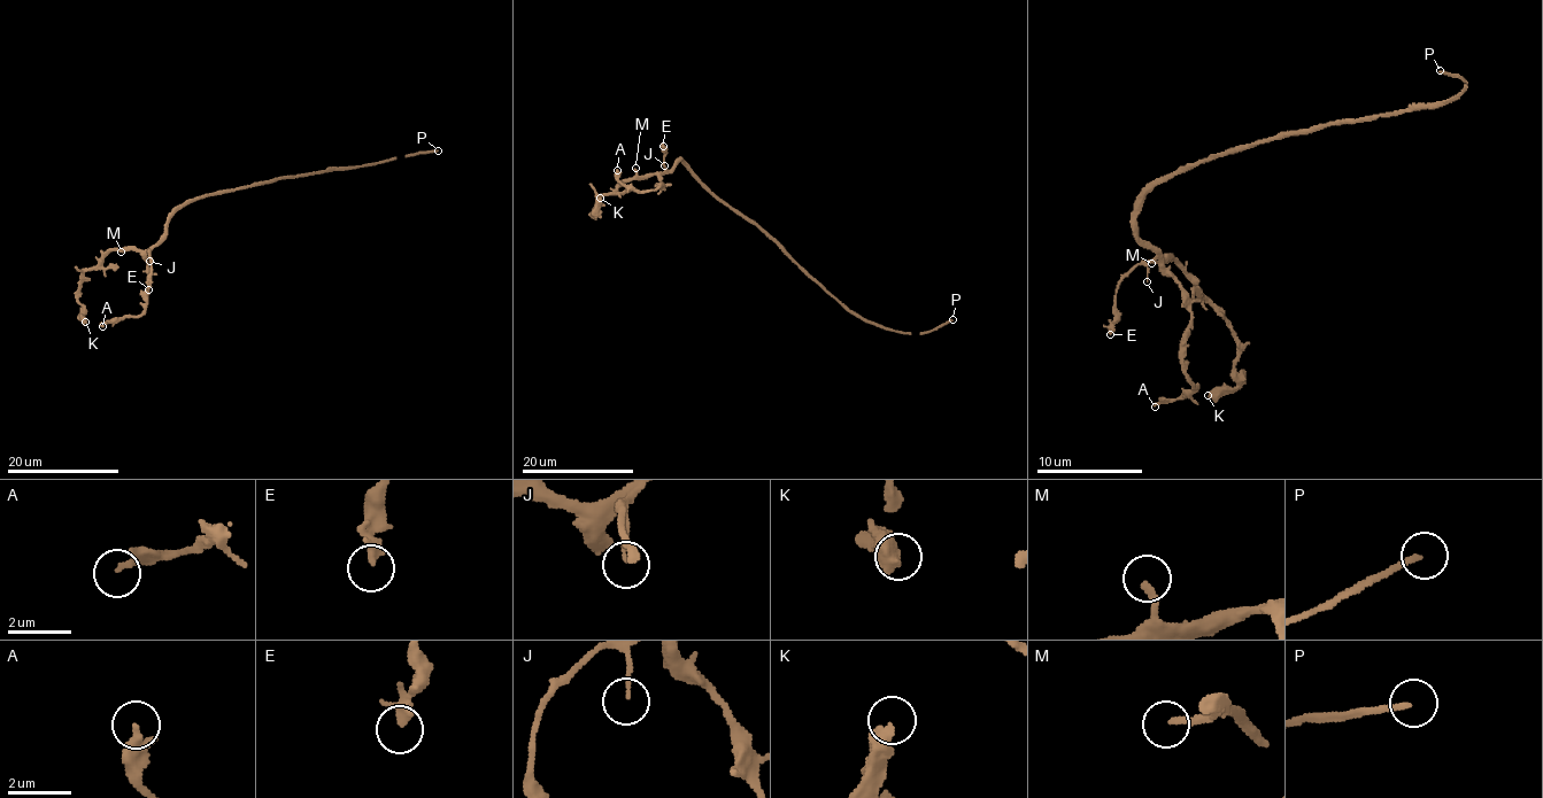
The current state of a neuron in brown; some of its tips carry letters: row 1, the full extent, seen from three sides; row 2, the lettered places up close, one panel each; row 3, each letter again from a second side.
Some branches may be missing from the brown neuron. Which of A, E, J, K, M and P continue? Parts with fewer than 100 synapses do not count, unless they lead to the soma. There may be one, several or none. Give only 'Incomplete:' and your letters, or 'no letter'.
Incomplete: P

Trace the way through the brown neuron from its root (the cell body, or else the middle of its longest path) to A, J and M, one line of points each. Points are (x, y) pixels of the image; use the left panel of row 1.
A: (221, 191), (188, 200), (169, 217), (164, 237), (145, 254), (149, 284), (144, 310), (102, 326)
J: (221, 191), (182, 204), (169, 217), (164, 237), (151, 249), (149, 261)
M: (221, 191), (182, 204), (169, 217), (164, 237), (154, 246), (121, 252)

